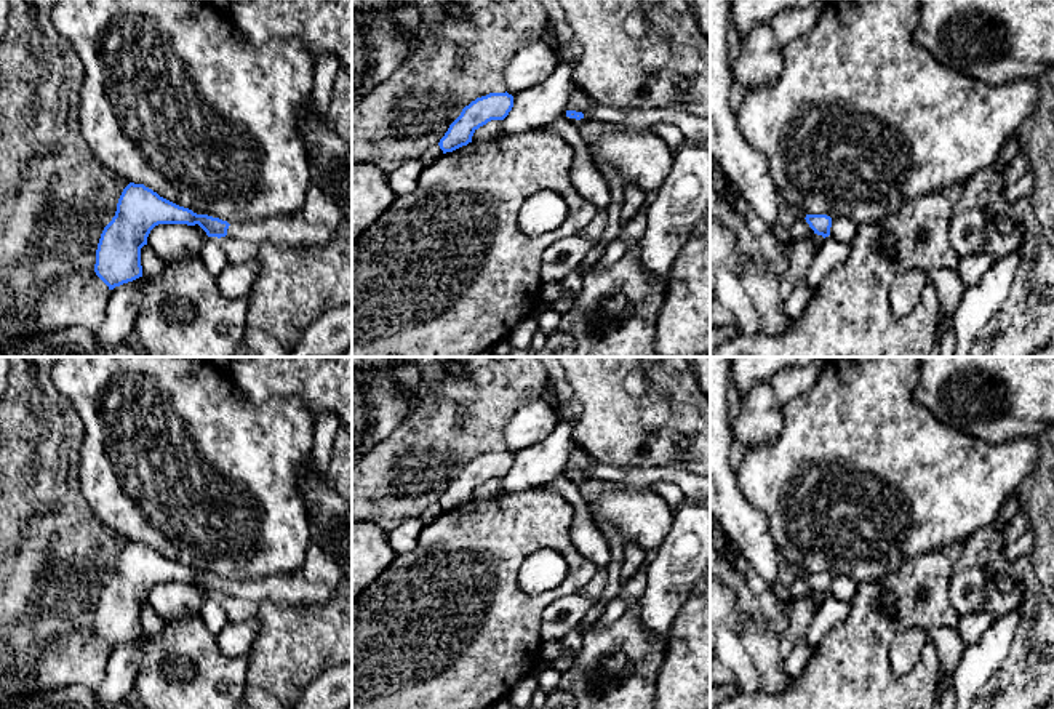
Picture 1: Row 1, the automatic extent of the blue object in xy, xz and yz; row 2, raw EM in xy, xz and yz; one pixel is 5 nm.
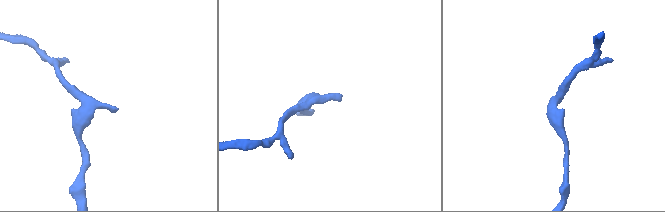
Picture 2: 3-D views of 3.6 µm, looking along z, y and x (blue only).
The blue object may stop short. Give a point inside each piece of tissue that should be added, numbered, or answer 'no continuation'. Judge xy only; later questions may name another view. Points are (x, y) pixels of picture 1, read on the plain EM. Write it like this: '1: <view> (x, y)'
1: xy (288, 588)

